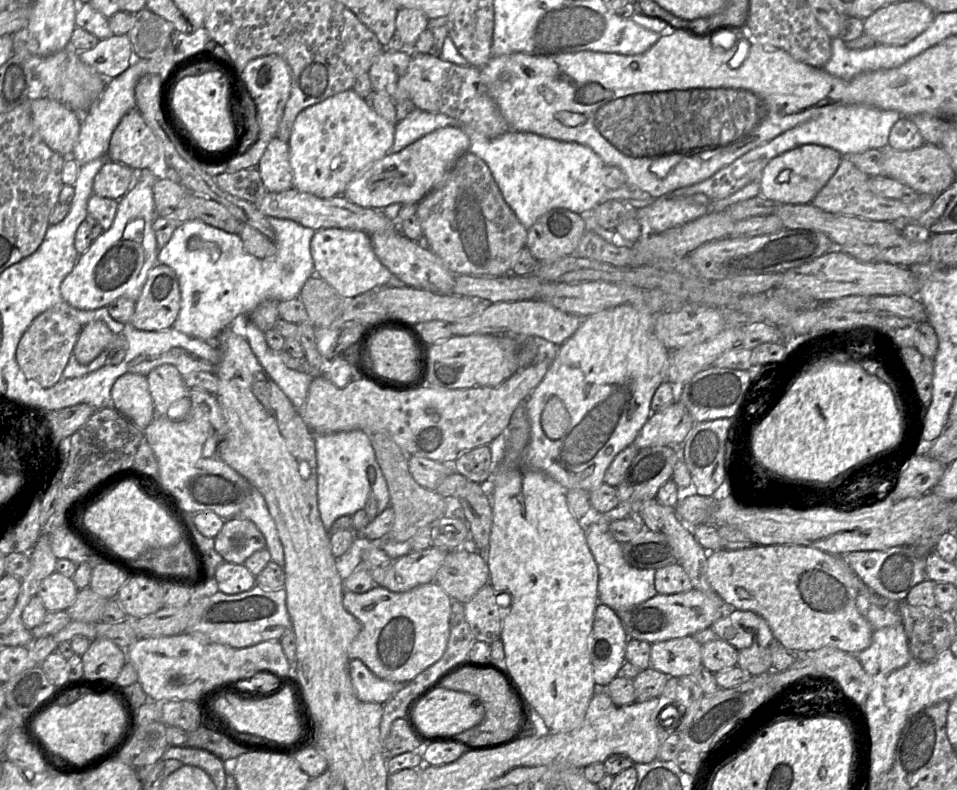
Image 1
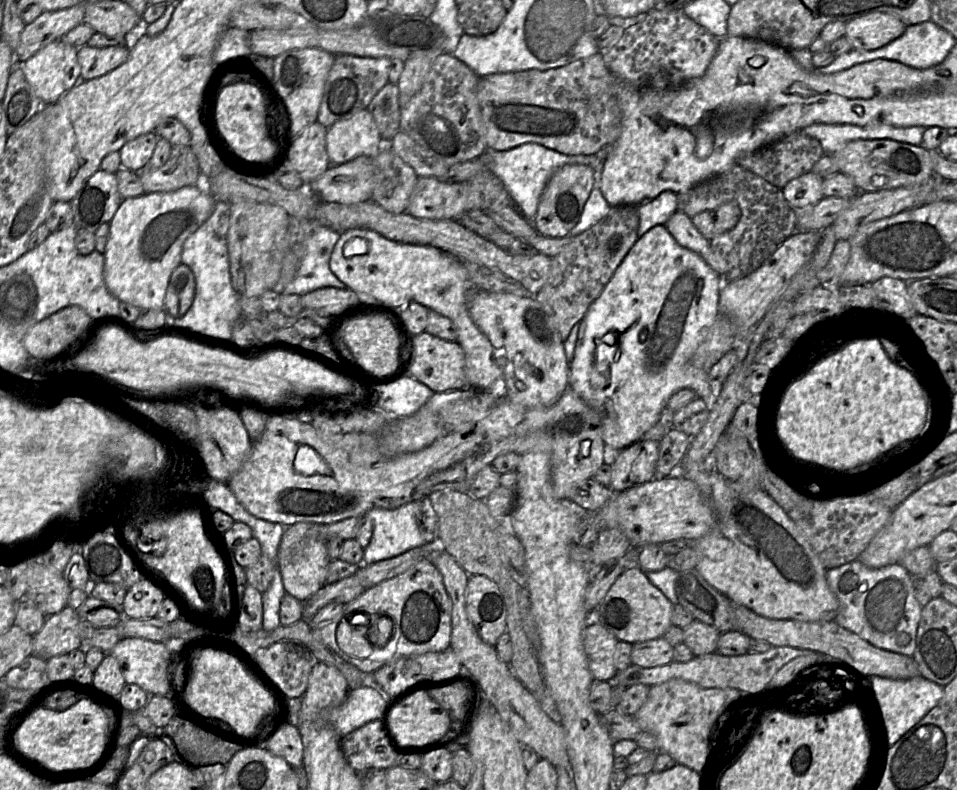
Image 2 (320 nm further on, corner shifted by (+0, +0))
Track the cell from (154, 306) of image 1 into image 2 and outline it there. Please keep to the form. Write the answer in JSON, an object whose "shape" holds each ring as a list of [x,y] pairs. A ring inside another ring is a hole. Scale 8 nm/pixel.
{"shape":[[[185,264],[172,272],[164,299],[164,310],[171,318],[180,318],[191,307],[195,295],[195,276]]]}

